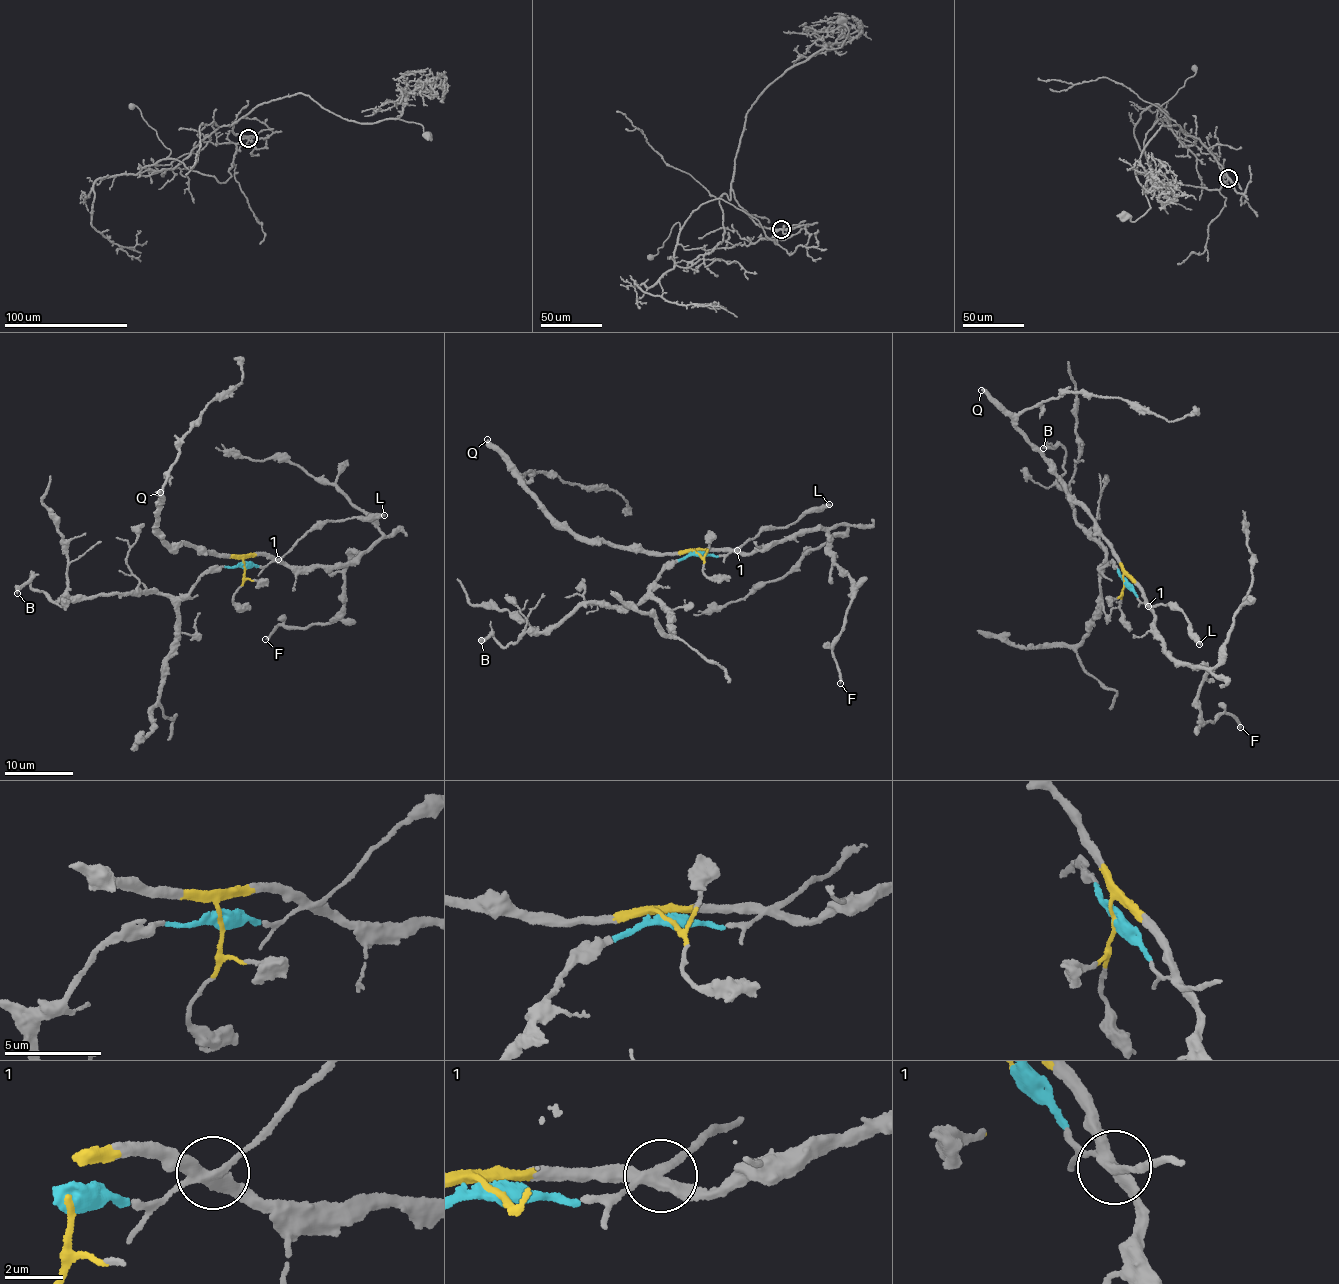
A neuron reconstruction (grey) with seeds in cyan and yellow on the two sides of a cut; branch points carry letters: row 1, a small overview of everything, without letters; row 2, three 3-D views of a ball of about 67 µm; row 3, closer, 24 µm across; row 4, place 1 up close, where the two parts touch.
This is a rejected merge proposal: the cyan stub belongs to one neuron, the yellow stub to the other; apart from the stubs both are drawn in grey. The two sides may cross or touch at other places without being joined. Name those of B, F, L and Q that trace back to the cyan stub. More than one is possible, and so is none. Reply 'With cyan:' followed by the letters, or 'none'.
With cyan: B, L

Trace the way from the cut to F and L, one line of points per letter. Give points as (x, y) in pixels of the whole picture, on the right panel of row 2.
F: (1125, 582), (1140, 588), (1166, 650), (1205, 668), (1200, 719), (1226, 713), (1241, 726)
L: (1125, 582), (1142, 603), (1151, 608), (1162, 604), (1171, 605), (1179, 609), (1189, 620), (1199, 644)

